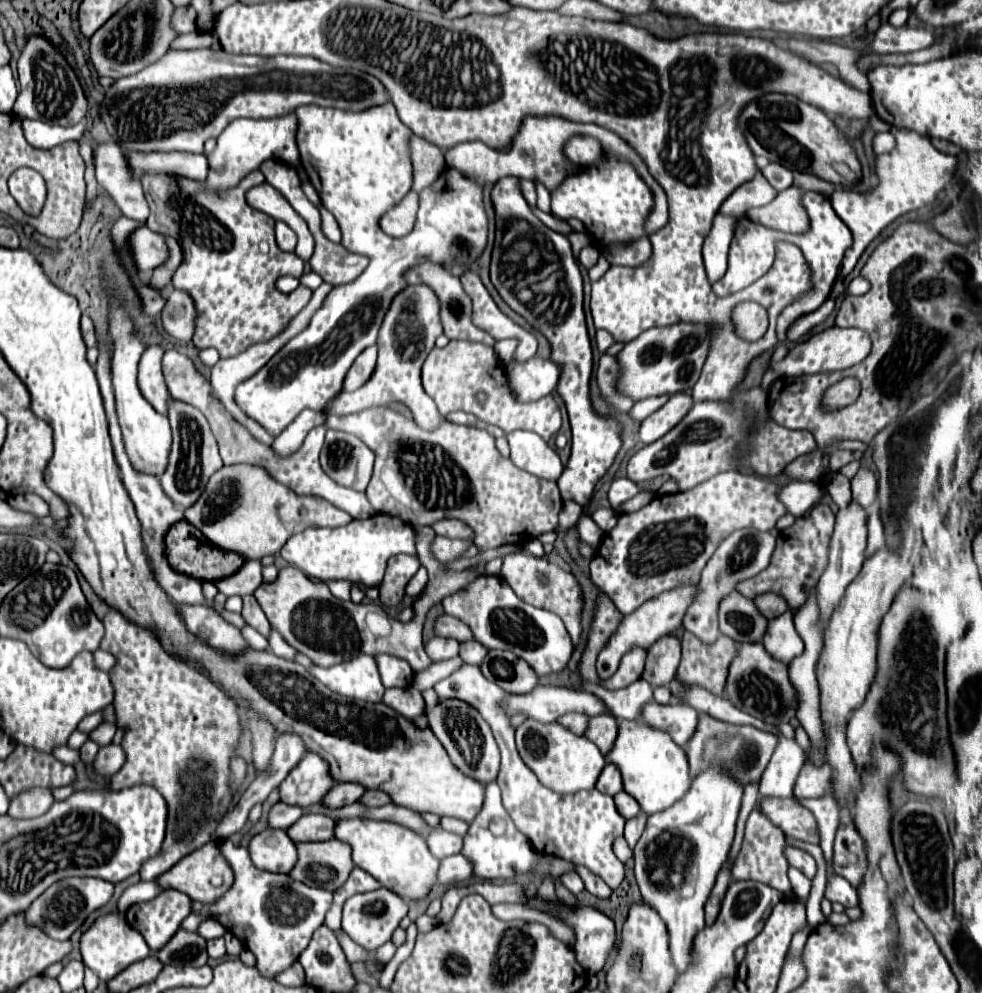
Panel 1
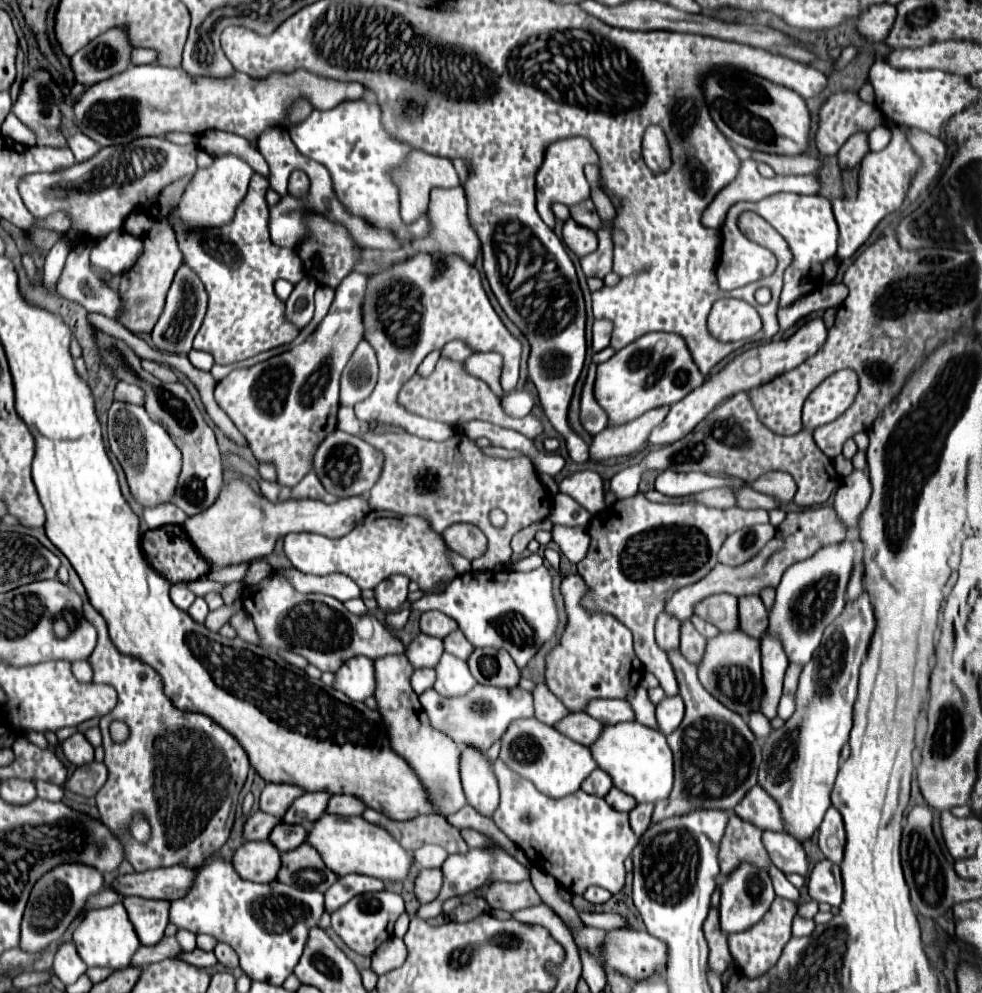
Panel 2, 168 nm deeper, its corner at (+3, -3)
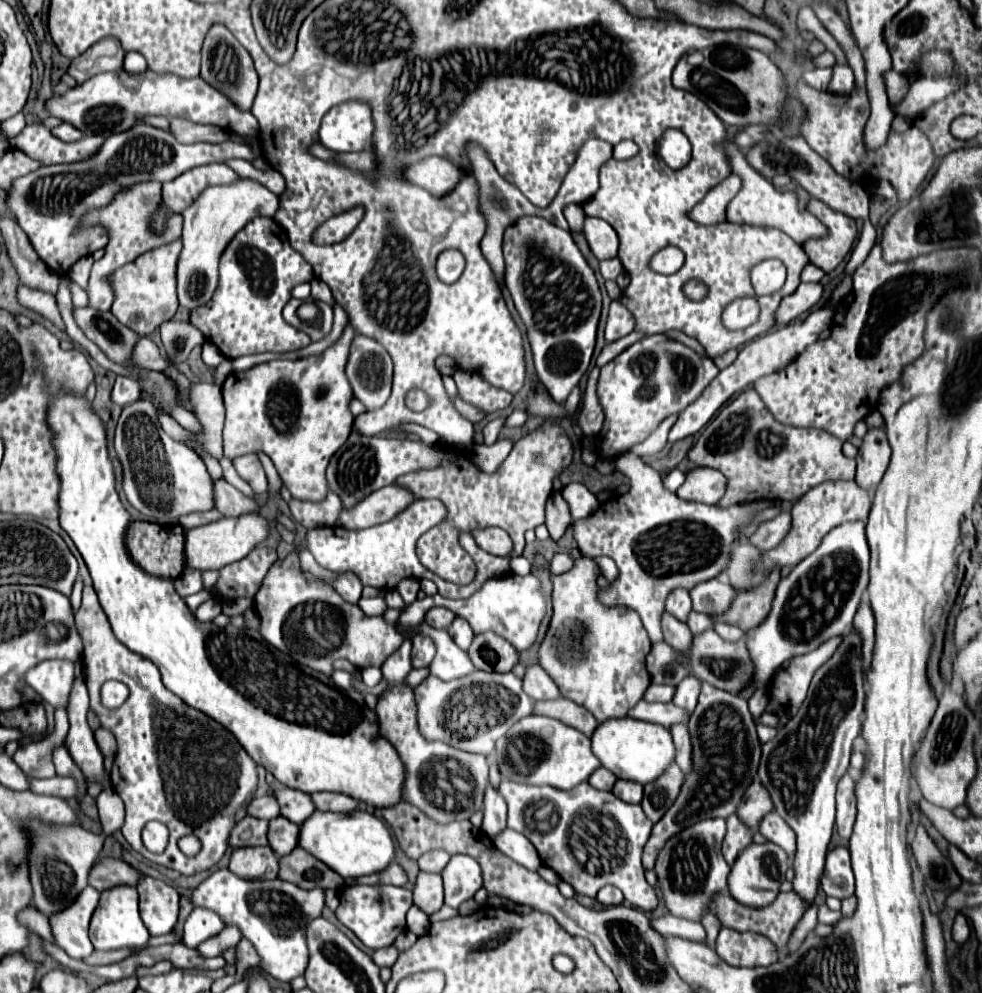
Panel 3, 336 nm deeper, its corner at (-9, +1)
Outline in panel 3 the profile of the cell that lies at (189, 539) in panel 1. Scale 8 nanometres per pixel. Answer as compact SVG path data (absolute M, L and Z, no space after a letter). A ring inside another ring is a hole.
M133 520L127 530L127 550L135 558L135 564L151 576L175 580L185 570L185 530L181 526L159 526L151 522Z

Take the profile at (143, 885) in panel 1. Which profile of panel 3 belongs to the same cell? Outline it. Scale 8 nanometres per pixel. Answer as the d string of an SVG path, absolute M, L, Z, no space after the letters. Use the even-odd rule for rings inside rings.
M87 886L87 890L83 890L79 898L75 898L75 902L71 902L67 910L63 910L63 914L55 914L55 918L49 918L55 944L63 948L71 958L81 960L93 952L87 930L97 902L99 892Z

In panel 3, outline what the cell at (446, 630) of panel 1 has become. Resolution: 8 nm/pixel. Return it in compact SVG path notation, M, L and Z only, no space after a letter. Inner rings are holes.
M431 608L427 614L425 614L425 622L433 628L449 628L449 624L453 622L455 614L447 608Z

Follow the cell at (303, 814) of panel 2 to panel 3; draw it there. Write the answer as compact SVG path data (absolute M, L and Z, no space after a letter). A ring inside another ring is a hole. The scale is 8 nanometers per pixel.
M279 788L273 792L273 796L279 798L279 810L281 810L279 814L293 824L303 824L315 812L315 806L313 806L309 794L305 794L301 790Z

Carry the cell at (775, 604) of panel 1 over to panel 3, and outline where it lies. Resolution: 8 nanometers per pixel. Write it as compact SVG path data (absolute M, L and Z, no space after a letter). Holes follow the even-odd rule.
M775 570L775 574L769 574L753 590L739 592L735 596L735 602L731 602L731 610L727 610L727 614L719 614L719 618L711 618L713 624L727 622L739 626L745 632L759 626L771 610L771 602L779 580L781 580L781 570Z

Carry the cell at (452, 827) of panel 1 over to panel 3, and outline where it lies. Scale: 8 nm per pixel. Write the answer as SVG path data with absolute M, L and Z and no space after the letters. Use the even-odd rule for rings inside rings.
M503 830L495 840L493 844L497 846L497 850L501 850L505 856L509 856L511 860L515 860L517 864L525 866L527 870L533 870L537 872L537 868L541 866L541 860L537 856L537 850L531 846L531 842L515 832L515 830Z

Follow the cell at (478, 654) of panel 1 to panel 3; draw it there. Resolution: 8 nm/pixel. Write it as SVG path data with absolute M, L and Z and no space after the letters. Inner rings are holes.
M455 618L455 622L447 628L447 632L451 634L451 638L457 642L457 646L459 648L463 648L463 650L467 650L469 646L471 646L471 642L473 642L473 630L471 630L471 626L469 626L469 622L467 620L463 620L463 618Z

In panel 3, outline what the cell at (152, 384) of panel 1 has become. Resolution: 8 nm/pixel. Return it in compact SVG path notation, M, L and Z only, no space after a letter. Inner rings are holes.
M117 376L113 392L111 392L111 402L119 404L119 406L127 406L127 404L131 404L139 398L141 398L139 382L135 382L131 378L125 378L125 376Z

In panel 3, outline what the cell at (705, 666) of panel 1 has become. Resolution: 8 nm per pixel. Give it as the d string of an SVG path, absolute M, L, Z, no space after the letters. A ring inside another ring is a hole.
M691 612L687 616L687 626L691 628L693 634L699 634L711 626L711 618L707 614L701 614L701 612Z

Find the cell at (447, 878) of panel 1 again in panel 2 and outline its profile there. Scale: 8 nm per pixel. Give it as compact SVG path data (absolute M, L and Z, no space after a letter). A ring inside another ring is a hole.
M427 868L427 870L421 870L415 880L415 894L423 904L427 904L439 896L441 886L443 886L441 868Z

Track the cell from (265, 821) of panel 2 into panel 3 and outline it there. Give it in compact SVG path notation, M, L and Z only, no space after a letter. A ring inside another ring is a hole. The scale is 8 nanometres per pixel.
M243 818L239 820L229 834L231 848L243 846L267 846L267 820L259 818Z

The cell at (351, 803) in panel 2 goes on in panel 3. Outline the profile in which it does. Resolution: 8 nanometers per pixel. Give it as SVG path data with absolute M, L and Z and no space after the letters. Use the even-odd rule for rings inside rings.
M315 792L311 794L311 800L321 812L353 812L357 808L357 802L353 798L337 792Z

